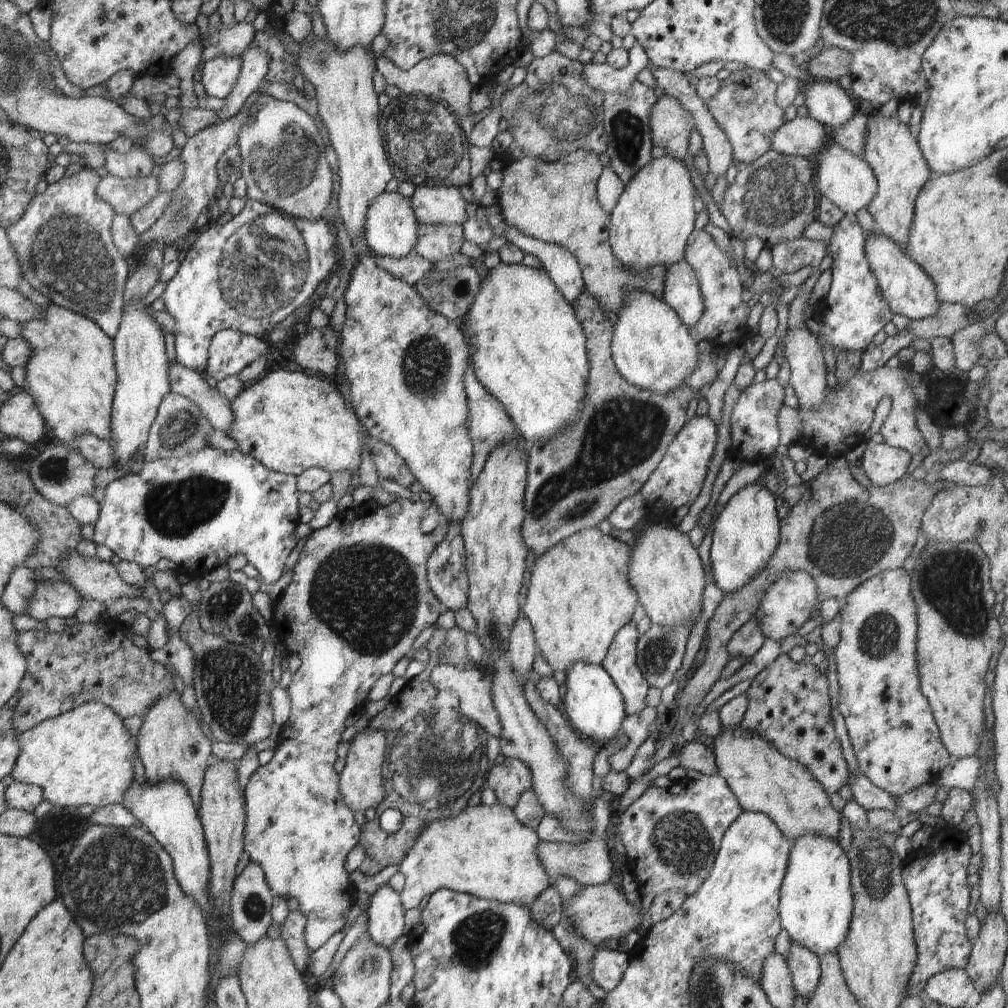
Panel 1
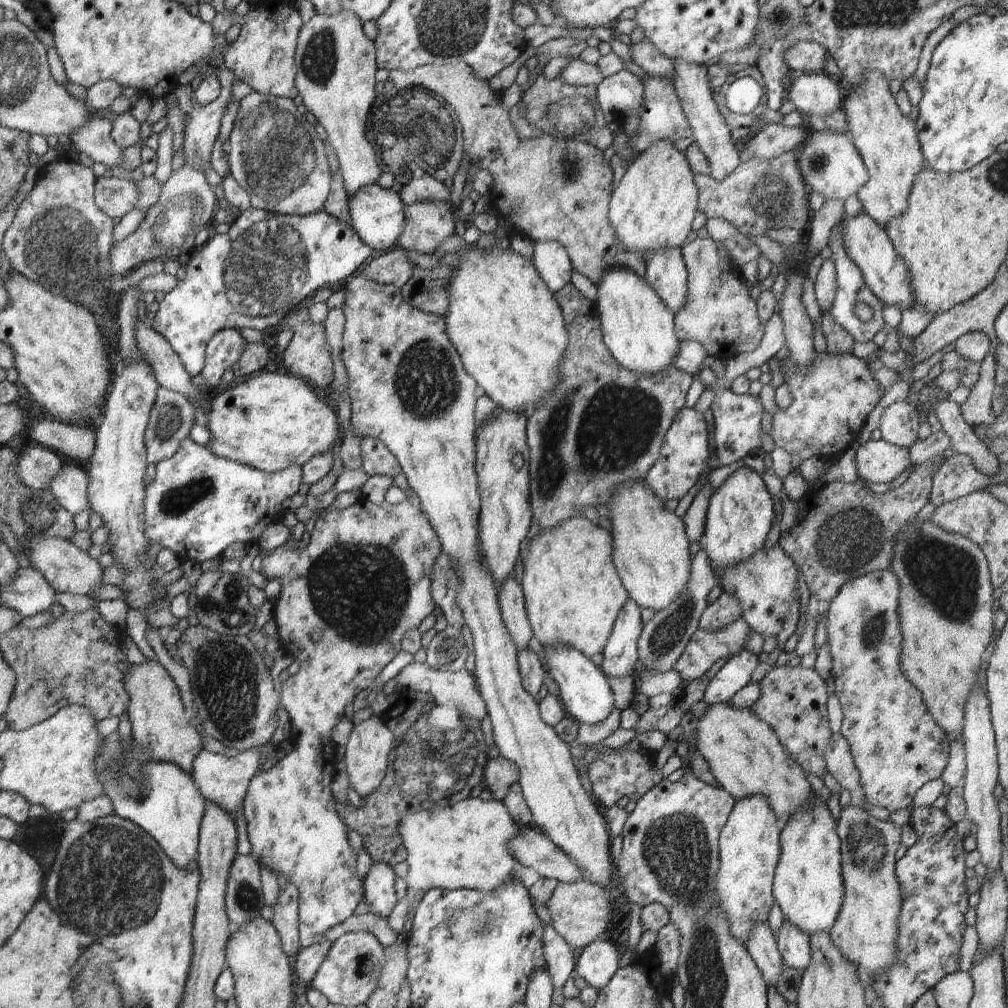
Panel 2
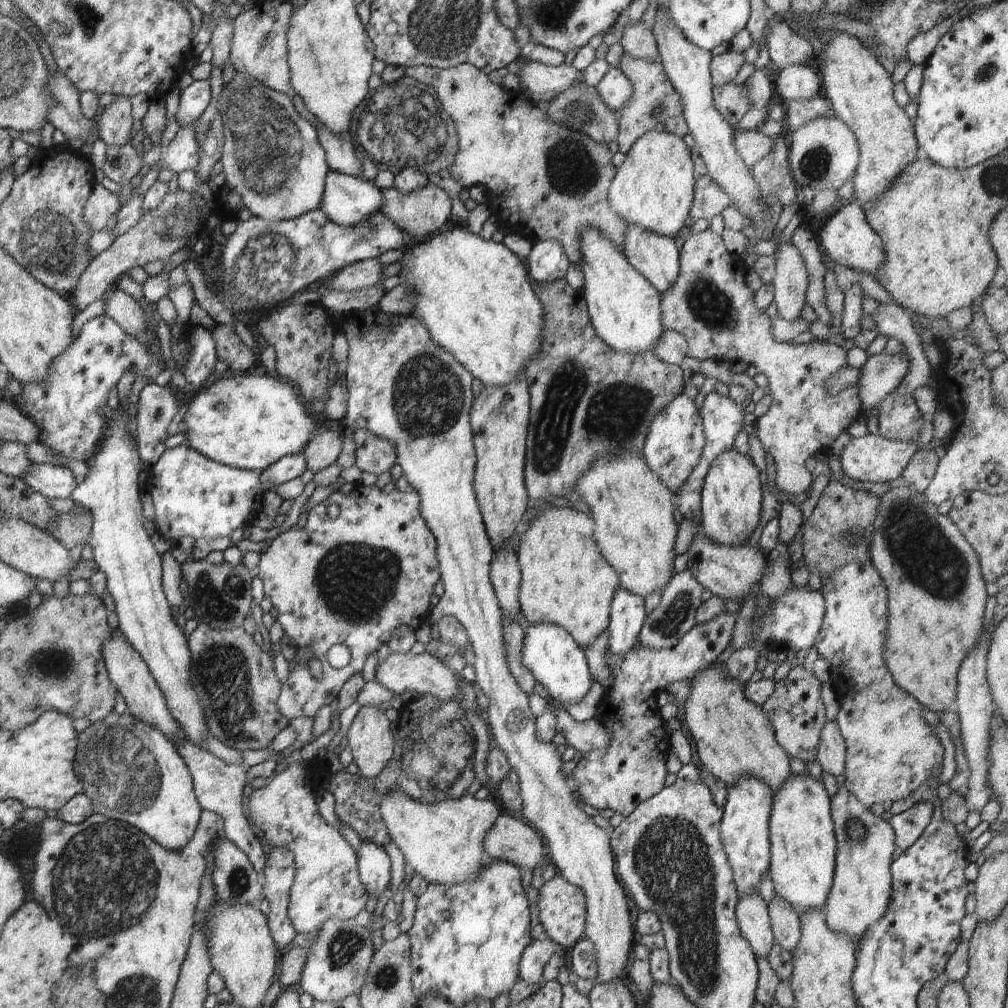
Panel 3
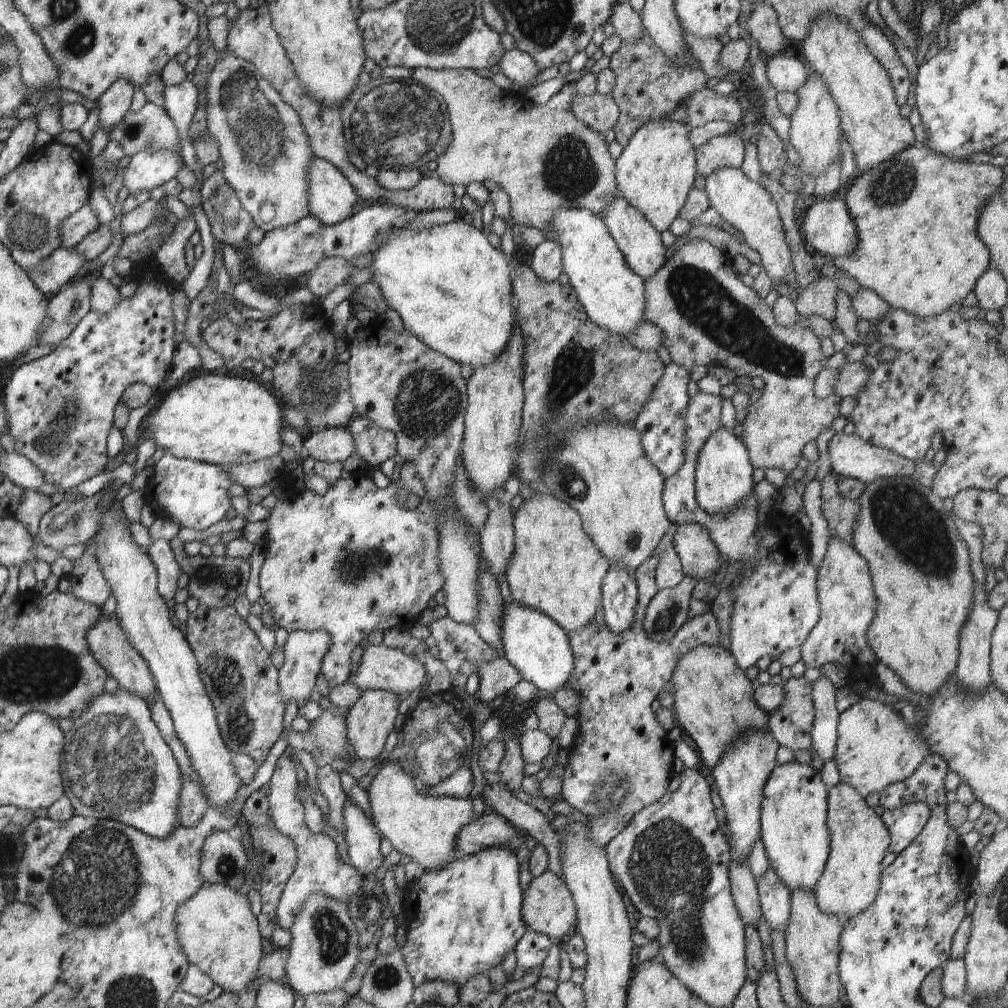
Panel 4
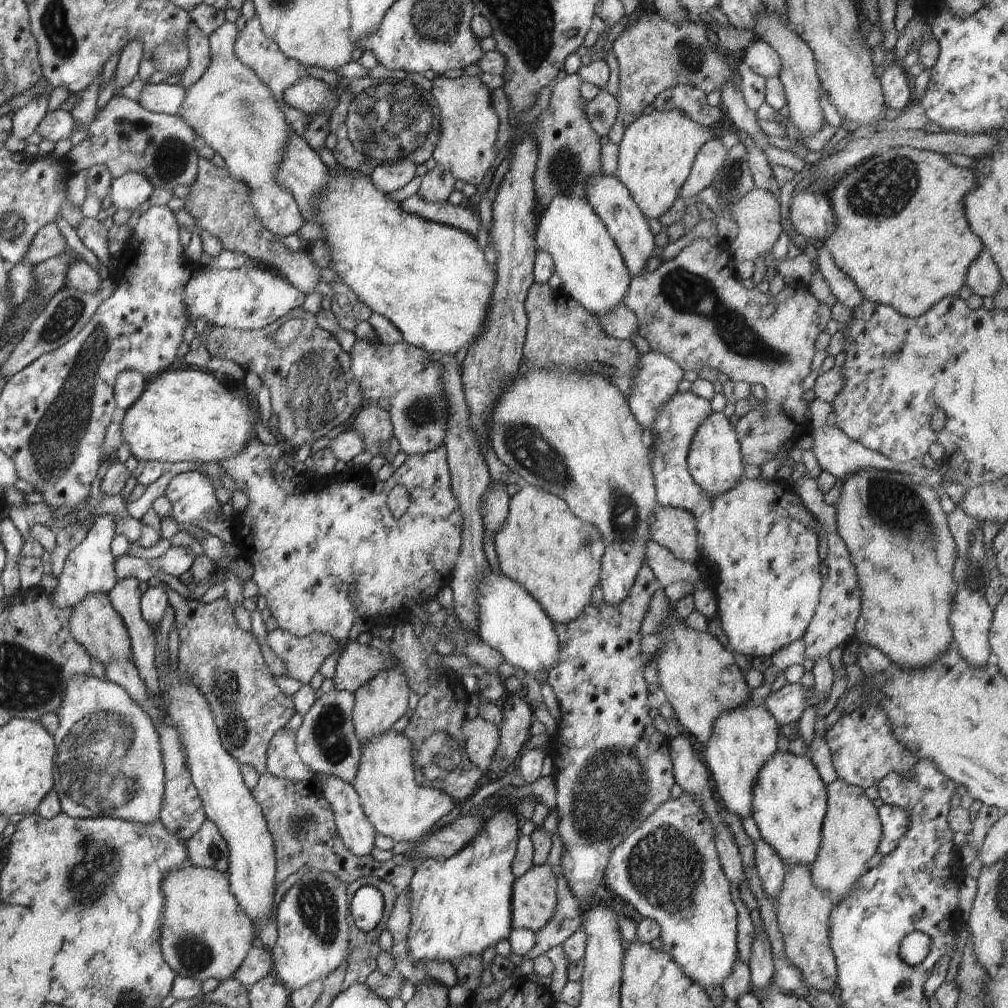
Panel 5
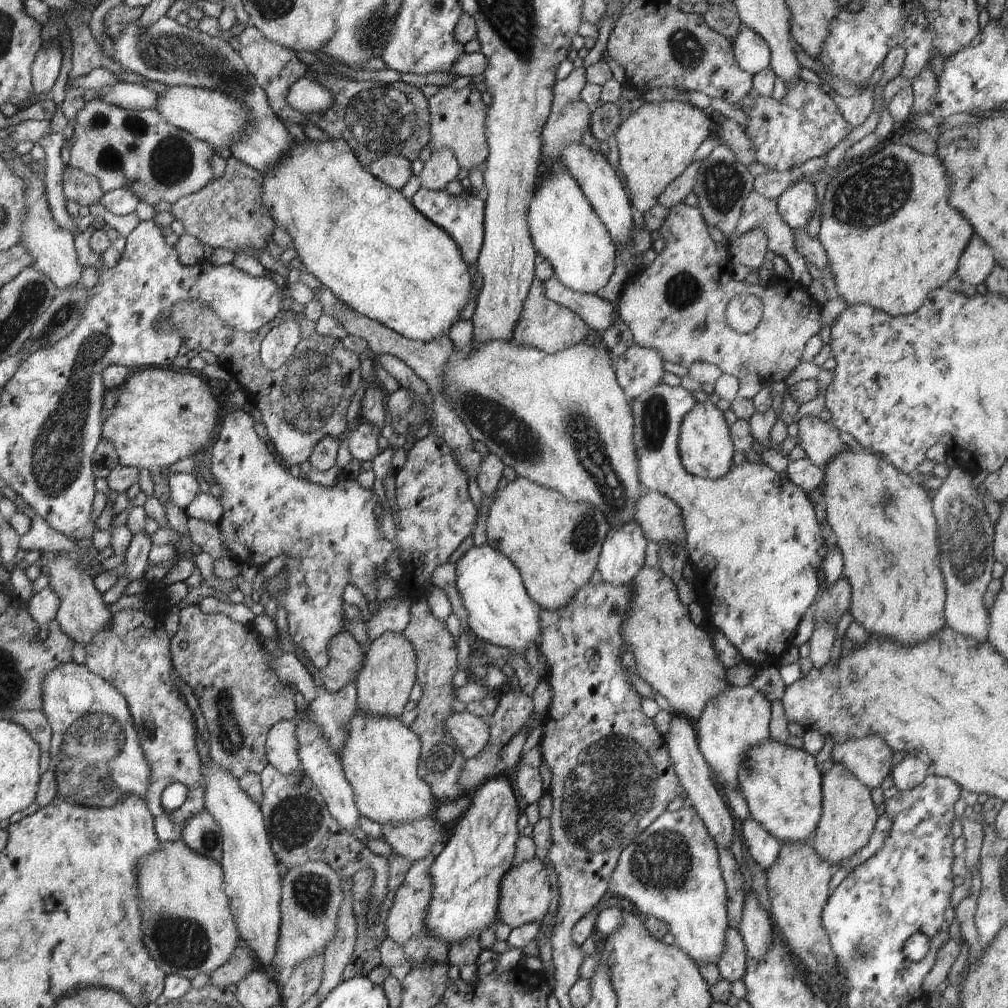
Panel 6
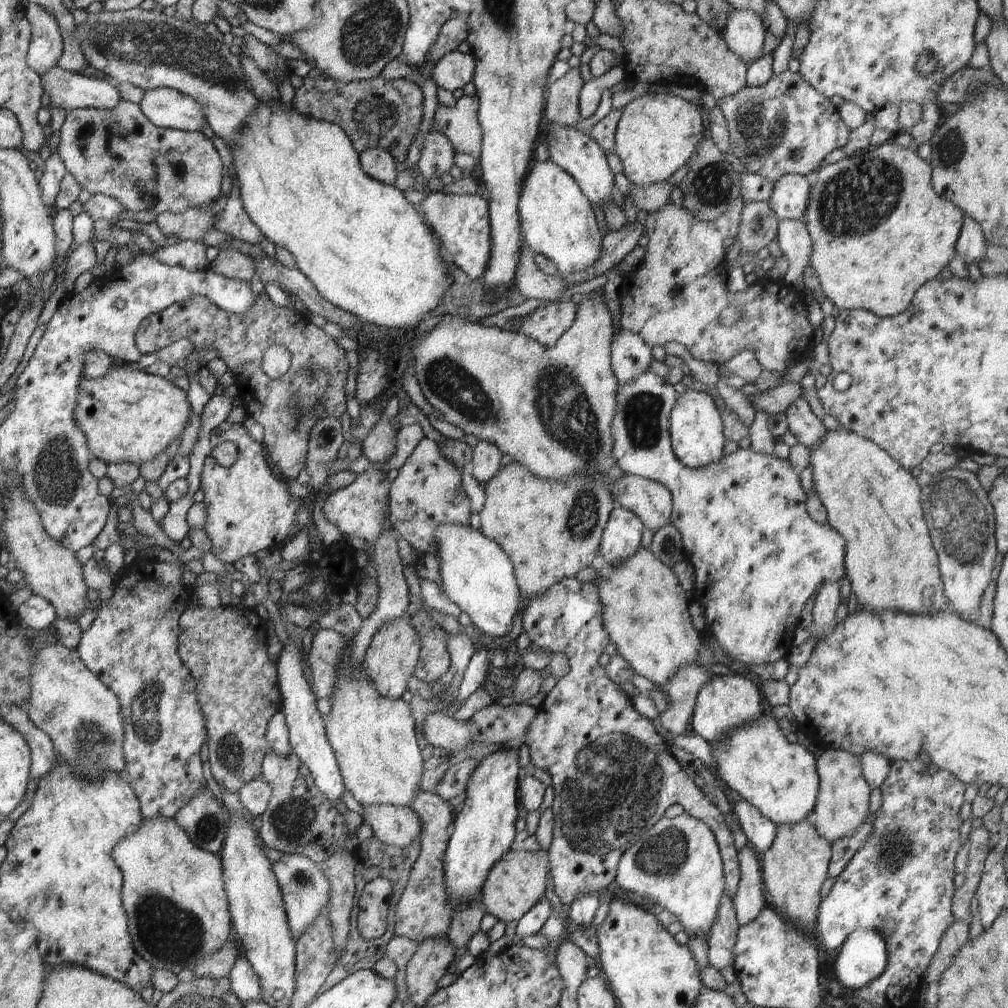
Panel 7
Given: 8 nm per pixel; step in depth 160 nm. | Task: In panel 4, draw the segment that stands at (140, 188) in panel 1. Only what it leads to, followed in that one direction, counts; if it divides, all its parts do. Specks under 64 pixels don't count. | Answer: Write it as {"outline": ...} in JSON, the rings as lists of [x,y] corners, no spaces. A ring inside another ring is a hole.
{"outline":[[[86,203],[72,216],[66,217],[59,228],[59,246],[62,249],[73,249],[81,240],[93,233],[100,226],[96,215]]]}

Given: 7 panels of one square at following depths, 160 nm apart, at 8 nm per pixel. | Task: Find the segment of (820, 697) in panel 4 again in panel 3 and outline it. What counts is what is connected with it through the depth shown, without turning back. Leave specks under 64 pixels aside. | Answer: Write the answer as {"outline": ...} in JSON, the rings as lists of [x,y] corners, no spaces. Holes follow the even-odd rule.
{"outline":[[[826,717],[817,748],[817,761],[823,770],[835,777],[842,775],[846,760],[846,745],[836,720]]]}

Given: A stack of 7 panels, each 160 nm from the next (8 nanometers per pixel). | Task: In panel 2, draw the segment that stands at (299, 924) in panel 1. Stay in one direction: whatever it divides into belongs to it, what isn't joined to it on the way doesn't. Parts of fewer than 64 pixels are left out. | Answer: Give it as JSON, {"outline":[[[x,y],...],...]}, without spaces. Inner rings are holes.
{"outline":[[[288,882],[286,888],[279,890],[279,898],[273,904],[274,916],[271,923],[281,938],[285,955],[294,960],[301,949],[299,941],[299,892],[295,884]]]}

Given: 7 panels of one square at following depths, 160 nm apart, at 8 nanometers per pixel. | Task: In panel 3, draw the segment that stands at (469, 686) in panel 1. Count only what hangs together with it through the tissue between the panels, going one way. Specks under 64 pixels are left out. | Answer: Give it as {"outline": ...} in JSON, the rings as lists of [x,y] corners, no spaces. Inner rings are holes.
{"outline":[[[428,650],[417,655],[412,652],[390,653],[388,657],[376,666],[375,681],[395,695],[400,695],[408,690],[415,690],[424,695],[430,695],[443,701],[457,700],[461,687],[460,676],[456,676],[442,661],[432,656]]]}

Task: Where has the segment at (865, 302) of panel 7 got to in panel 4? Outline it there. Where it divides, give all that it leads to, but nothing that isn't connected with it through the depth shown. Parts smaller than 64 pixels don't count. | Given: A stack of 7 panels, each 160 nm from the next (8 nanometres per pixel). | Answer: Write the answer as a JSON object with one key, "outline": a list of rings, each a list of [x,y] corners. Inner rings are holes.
{"outline":[[[912,145],[883,163],[877,164],[864,172],[855,173],[844,188],[844,202],[850,213],[850,218],[854,221],[858,242],[854,250],[849,252],[849,255],[835,258],[835,267],[855,278],[865,289],[874,291],[892,309],[902,309],[917,317],[936,316],[947,311],[953,304],[960,304],[961,300],[974,290],[978,277],[989,267],[990,253],[988,248],[984,246],[984,242],[976,234],[976,222],[978,222],[978,212],[980,212],[982,204],[1001,191],[1001,184],[1004,179],[1005,172],[1001,167],[992,166],[988,162],[971,163],[968,160],[951,159],[935,153],[927,145],[922,146],[922,148]]]}

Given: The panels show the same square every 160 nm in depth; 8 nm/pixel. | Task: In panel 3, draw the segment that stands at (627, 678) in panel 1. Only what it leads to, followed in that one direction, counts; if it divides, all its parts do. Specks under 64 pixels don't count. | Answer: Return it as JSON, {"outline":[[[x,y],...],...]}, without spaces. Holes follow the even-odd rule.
{"outline":[[[620,584],[610,603],[607,650],[621,657],[626,655],[639,642],[646,615],[645,600]]]}

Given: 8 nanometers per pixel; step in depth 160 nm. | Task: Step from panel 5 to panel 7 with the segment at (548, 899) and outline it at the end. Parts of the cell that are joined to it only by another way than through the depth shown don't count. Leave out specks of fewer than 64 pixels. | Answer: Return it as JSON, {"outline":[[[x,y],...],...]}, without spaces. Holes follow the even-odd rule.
{"outline":[[[518,846],[501,856],[489,870],[481,886],[481,900],[485,912],[493,914],[497,920],[506,924],[520,920],[538,900],[546,896],[546,878],[549,870],[549,852],[542,848],[537,851],[524,851]]]}

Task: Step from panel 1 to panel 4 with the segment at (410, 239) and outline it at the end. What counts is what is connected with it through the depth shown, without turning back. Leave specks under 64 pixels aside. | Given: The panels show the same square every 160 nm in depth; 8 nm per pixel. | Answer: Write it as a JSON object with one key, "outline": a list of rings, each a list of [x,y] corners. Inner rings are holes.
{"outline":[[[314,157],[307,172],[308,210],[325,225],[333,225],[350,216],[357,194],[348,179],[323,158]]]}

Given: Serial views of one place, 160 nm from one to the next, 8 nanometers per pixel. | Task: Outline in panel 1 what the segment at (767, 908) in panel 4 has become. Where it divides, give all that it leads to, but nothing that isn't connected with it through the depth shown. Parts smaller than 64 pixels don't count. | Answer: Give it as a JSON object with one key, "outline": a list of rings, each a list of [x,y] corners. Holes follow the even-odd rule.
{"outline":[[[791,941],[788,952],[786,960],[794,988],[805,1000],[809,999],[820,980],[819,957],[794,941]]]}

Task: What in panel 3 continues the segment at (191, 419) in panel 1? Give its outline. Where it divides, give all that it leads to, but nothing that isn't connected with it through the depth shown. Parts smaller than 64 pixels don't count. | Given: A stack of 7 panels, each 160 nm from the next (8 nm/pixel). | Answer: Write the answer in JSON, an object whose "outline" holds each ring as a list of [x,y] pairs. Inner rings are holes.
{"outline":[[[148,383],[139,393],[137,404],[137,448],[144,470],[150,470],[164,454],[166,430],[178,412],[177,398],[157,383]]]}

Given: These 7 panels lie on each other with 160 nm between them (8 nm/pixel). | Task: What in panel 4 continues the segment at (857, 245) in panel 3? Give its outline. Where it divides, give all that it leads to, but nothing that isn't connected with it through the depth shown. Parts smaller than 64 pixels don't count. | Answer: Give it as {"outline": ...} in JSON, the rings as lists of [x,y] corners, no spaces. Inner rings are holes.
{"outline":[[[839,198],[818,199],[813,205],[806,207],[802,220],[806,242],[816,250],[816,254],[821,254],[829,260],[849,255],[858,242],[854,221],[850,218],[845,202]]]}

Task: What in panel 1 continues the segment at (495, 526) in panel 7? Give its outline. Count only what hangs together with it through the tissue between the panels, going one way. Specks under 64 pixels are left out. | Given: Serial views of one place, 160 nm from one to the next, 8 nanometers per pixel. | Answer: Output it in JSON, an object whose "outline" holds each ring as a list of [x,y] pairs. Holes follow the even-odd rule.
{"outline":[[[596,527],[566,537],[544,556],[534,560],[526,604],[521,611],[532,625],[538,653],[542,654],[554,672],[566,672],[574,662],[601,665],[610,644],[614,642],[614,636],[620,632],[620,628],[630,624],[638,604],[638,594],[628,580],[630,554],[632,548],[628,544],[602,534]]]}

